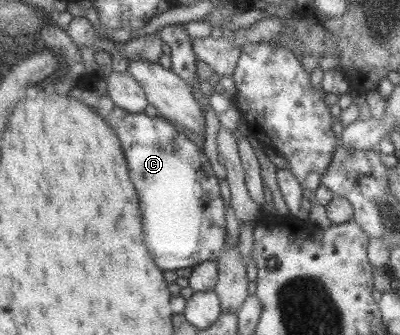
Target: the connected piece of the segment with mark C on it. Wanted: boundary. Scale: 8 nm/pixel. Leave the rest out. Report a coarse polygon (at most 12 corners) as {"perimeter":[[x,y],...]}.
{"perimeter":[[99,74],[69,98],[119,140],[159,269],[216,261],[226,208],[202,150],[116,107]]}

